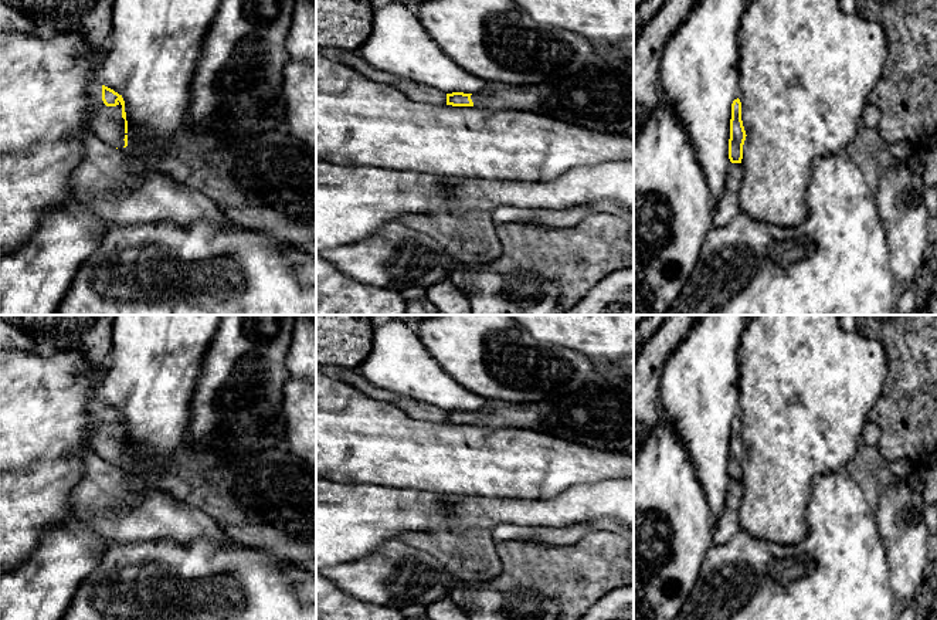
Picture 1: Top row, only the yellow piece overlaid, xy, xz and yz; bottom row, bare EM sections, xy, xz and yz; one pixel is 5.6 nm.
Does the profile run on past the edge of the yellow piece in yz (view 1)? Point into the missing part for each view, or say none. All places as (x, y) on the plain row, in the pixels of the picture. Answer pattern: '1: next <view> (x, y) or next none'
1: next none

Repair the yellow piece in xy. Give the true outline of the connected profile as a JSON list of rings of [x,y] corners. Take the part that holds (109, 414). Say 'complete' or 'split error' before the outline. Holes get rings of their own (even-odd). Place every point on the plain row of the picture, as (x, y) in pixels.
split error; [[[101,397],[89,402],[91,420],[96,424],[91,434],[91,448],[105,461],[122,467],[128,464],[128,438],[122,413]]]

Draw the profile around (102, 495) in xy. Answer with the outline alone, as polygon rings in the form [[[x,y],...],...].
[[[84,450],[81,458],[84,477],[71,489],[71,511],[105,541],[173,539],[190,543],[204,538],[224,546],[235,543],[204,511],[166,491],[136,494],[120,467],[92,450]]]

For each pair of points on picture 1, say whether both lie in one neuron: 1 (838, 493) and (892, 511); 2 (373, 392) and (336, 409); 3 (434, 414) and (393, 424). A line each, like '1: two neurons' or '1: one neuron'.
1: two neurons
2: two neurons
3: two neurons

